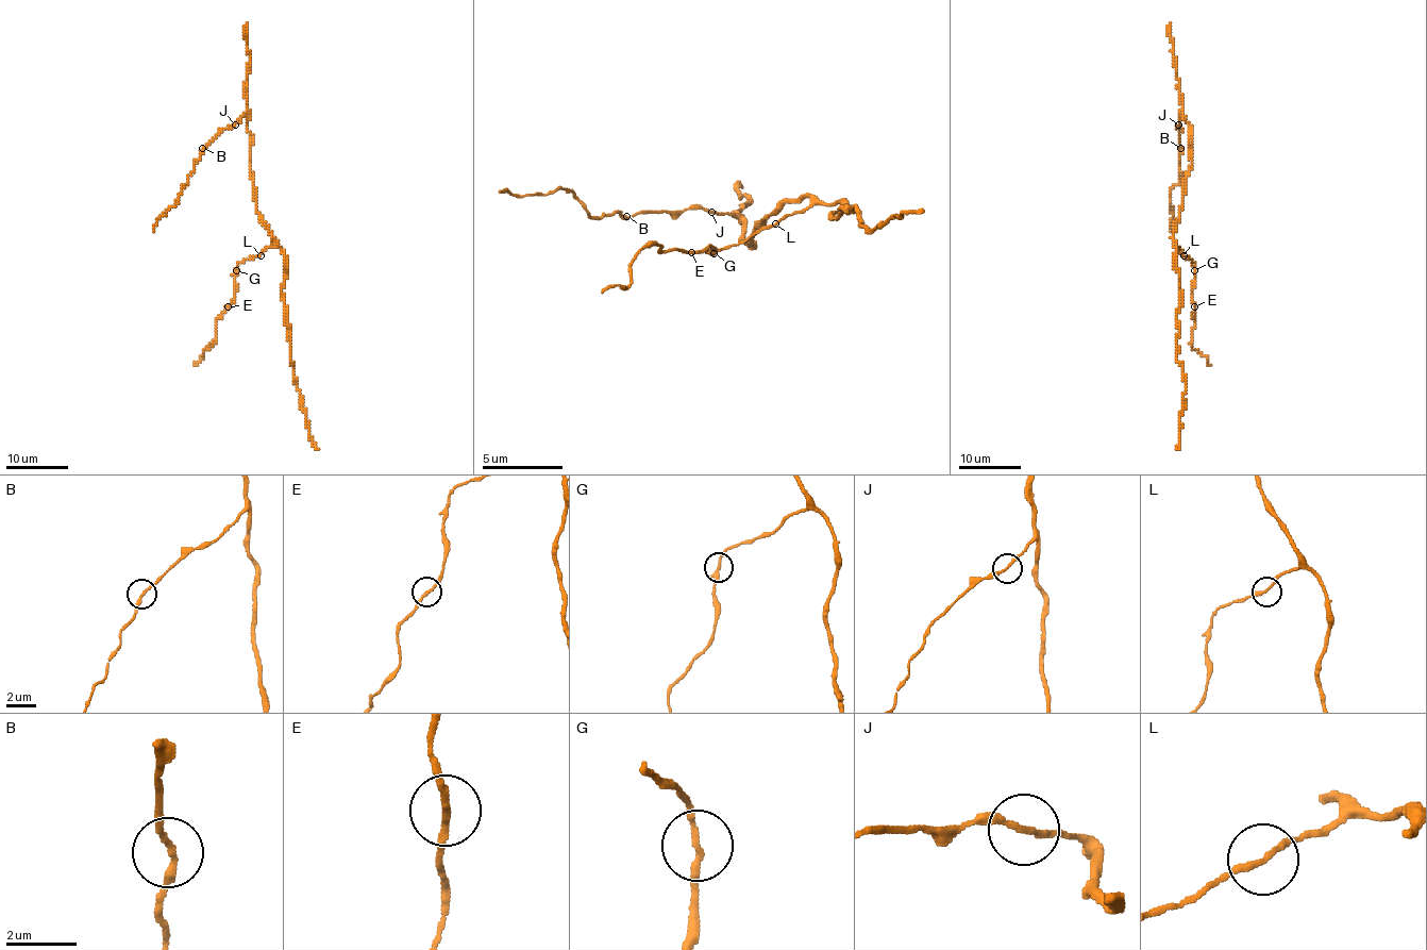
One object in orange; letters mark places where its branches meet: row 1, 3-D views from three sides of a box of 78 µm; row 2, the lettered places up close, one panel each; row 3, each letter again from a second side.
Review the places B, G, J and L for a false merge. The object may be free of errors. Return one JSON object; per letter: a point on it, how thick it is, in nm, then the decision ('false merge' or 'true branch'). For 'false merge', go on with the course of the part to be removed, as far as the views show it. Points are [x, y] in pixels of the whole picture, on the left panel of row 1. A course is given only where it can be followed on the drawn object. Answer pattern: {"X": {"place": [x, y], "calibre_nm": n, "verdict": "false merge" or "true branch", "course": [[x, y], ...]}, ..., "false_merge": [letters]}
{"B": {"place": [202, 148], "calibre_nm": 180, "verdict": "true branch"}, "G": {"place": [236, 270], "calibre_nm": 200, "verdict": "true branch"}, "J": {"place": [235, 124], "calibre_nm": 160, "verdict": "true branch"}, "L": {"place": [261, 255], "calibre_nm": 180, "verdict": "true branch"}, "false_merge": []}

